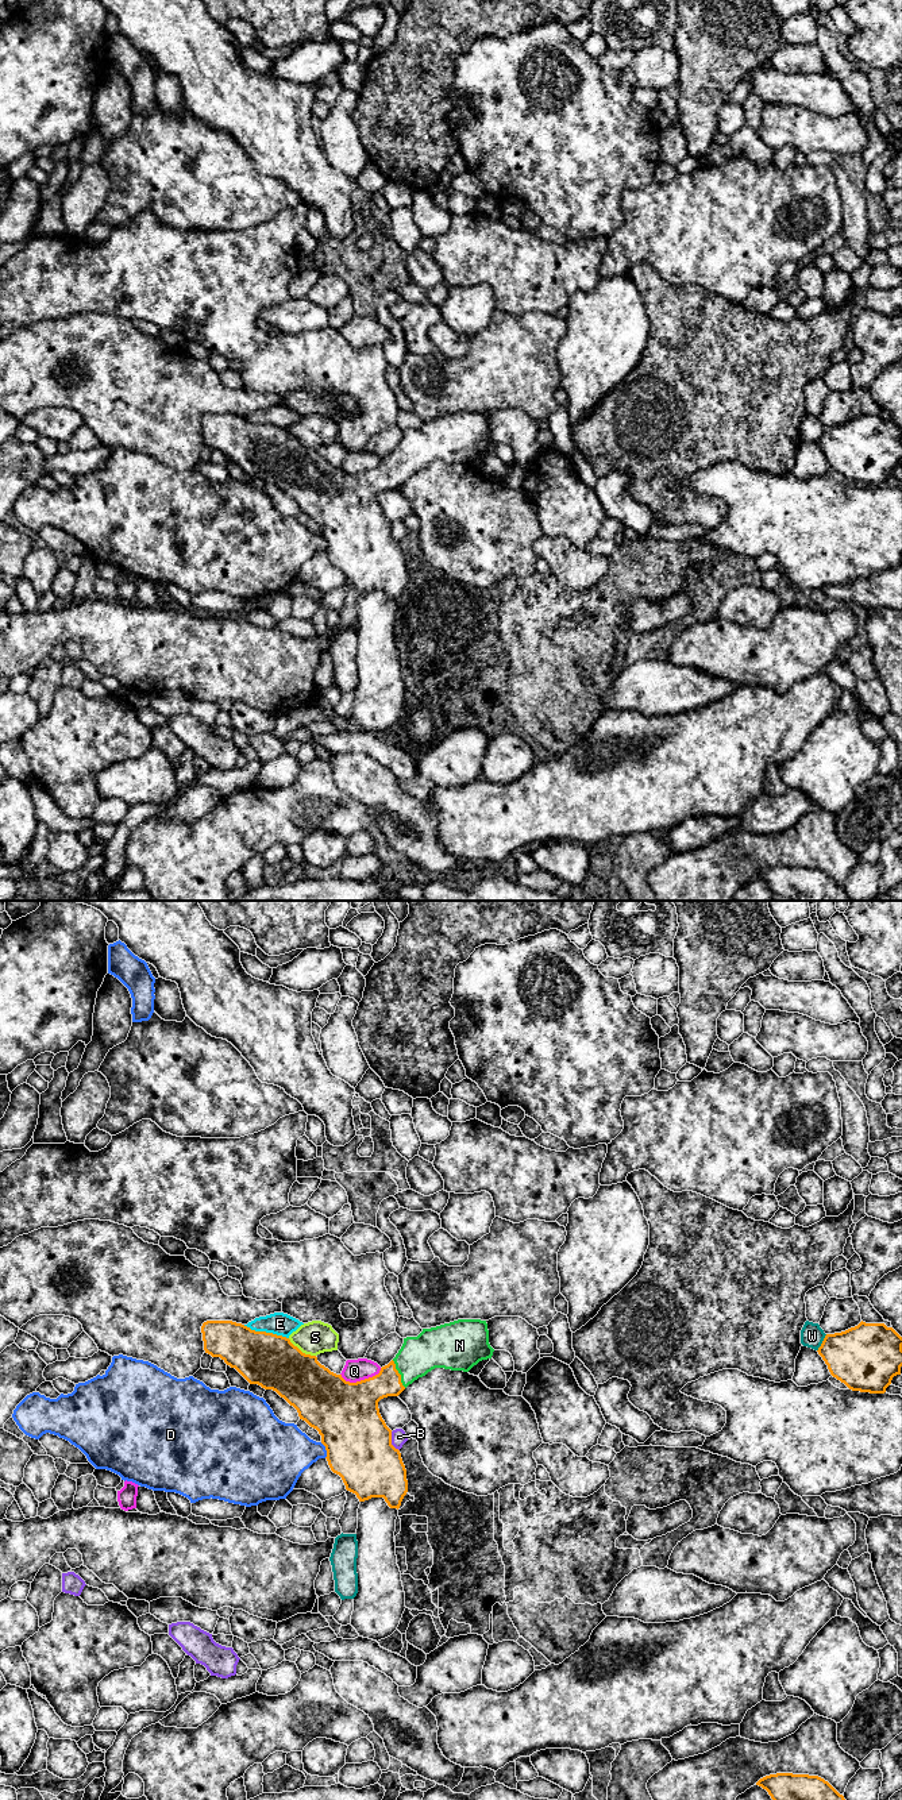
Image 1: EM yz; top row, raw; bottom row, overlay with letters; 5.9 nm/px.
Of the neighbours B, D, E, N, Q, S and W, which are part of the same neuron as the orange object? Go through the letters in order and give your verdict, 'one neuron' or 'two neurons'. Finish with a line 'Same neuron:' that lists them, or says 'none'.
B: two neurons
D: two neurons
E: two neurons
N: one neuron
Q: two neurons
S: two neurons
W: two neurons
Same neuron: N

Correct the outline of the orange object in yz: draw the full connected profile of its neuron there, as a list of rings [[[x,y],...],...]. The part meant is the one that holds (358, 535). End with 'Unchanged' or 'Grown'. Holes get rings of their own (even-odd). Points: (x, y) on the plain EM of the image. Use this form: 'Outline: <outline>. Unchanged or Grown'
Outline: [[[458,412],[404,431],[396,450],[378,467],[350,475],[321,458],[316,448],[302,446],[286,429],[255,424],[232,413],[207,413],[201,425],[205,446],[220,450],[250,477],[275,483],[297,502],[300,512],[319,524],[328,558],[342,570],[347,583],[359,594],[383,590],[390,601],[397,602],[408,585],[406,562],[400,543],[392,537],[392,523],[379,506],[378,494],[398,489],[435,460],[469,465],[479,454],[492,451],[494,444],[486,413]]]. Grown

